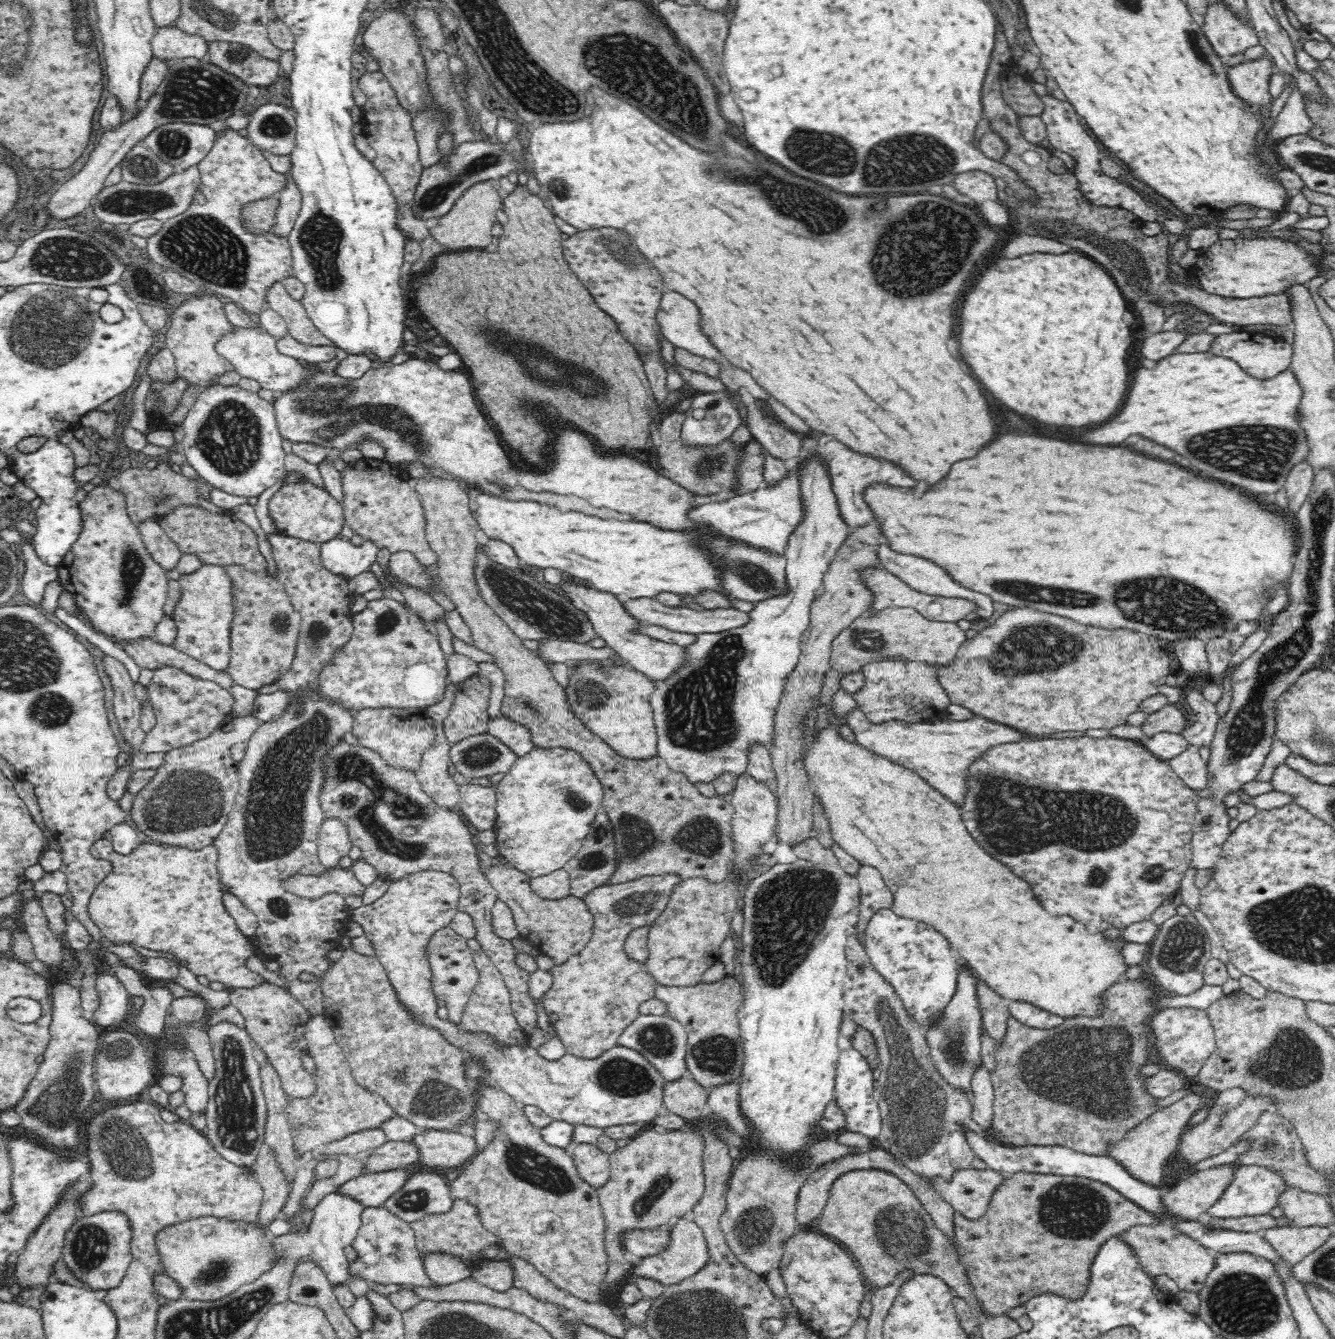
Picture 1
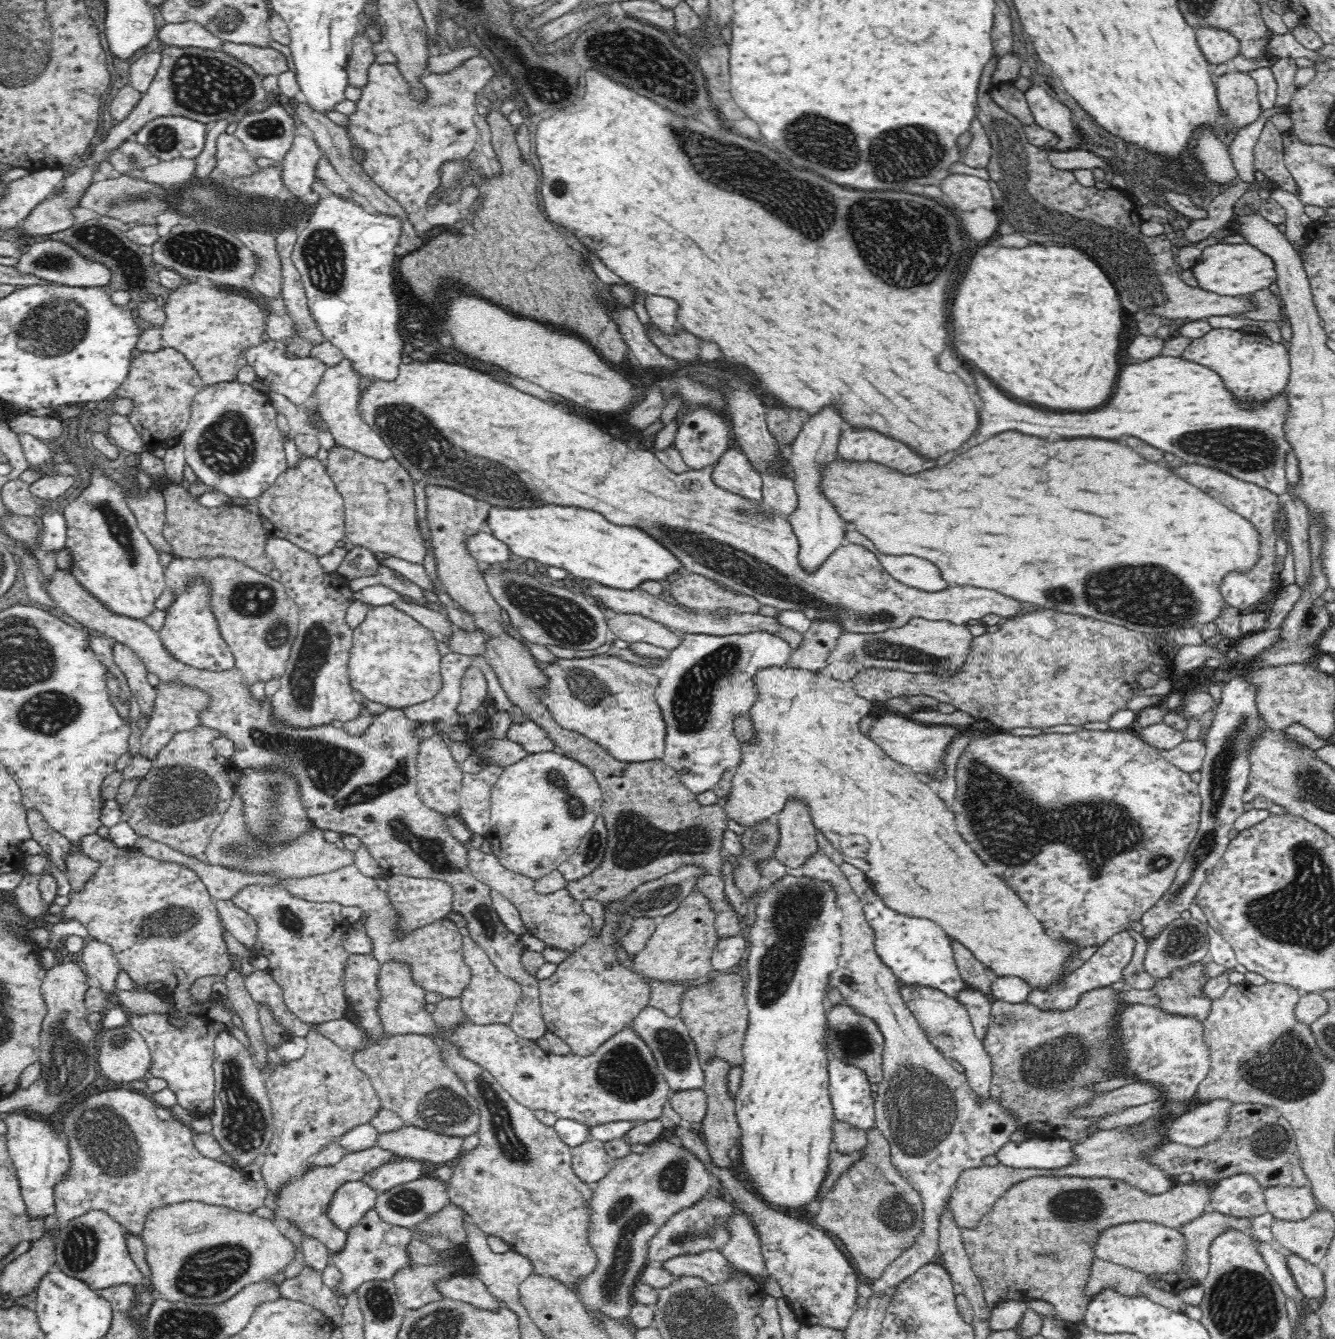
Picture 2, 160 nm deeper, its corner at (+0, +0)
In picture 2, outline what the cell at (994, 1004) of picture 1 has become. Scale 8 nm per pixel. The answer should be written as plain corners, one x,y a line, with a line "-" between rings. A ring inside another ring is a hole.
951,936
948,937
950,937
955,963
958,965
958,970
965,982
965,986
981,990
989,996
989,1000
993,1003
995,998
990,993
992,992
992,989
990,989
992,976
986,974
983,963
972,954
971,950
968,950
967,946
964,946
955,938
951,938

